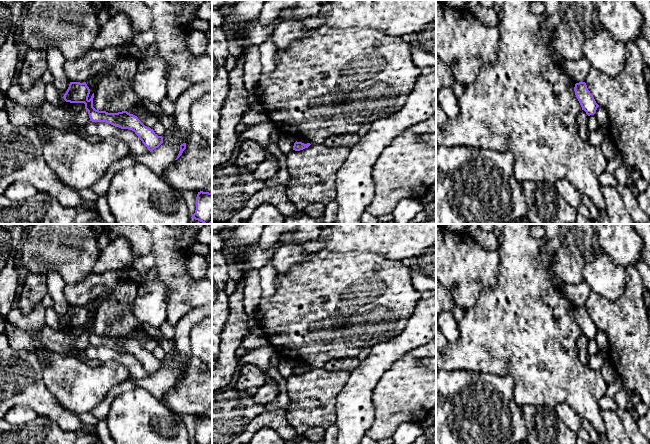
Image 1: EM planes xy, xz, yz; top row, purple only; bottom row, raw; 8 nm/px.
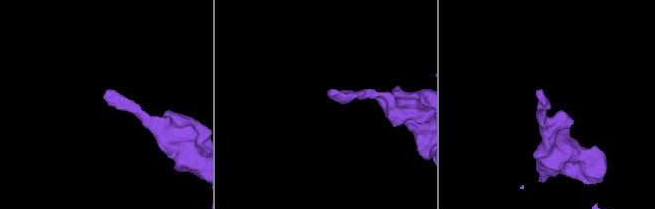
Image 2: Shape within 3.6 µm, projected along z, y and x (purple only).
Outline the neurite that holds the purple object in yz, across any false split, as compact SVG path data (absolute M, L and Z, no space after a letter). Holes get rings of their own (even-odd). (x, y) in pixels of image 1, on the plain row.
M585 306L576 307L574 315L582 331L582 334L584 334L588 340L594 339L599 329L596 327L593 319L588 314L586 307Z

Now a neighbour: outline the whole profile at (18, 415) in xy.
M19 405L11 408L5 415L4 420L11 425L23 425L35 420L37 414L32 409Z

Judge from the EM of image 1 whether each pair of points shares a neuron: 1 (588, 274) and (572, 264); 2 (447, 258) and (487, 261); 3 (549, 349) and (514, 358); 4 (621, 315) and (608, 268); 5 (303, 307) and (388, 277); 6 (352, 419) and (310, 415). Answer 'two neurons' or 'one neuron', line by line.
1: two neurons
2: one neuron
3: one neuron
4: two neurons
5: one neuron
6: two neurons

